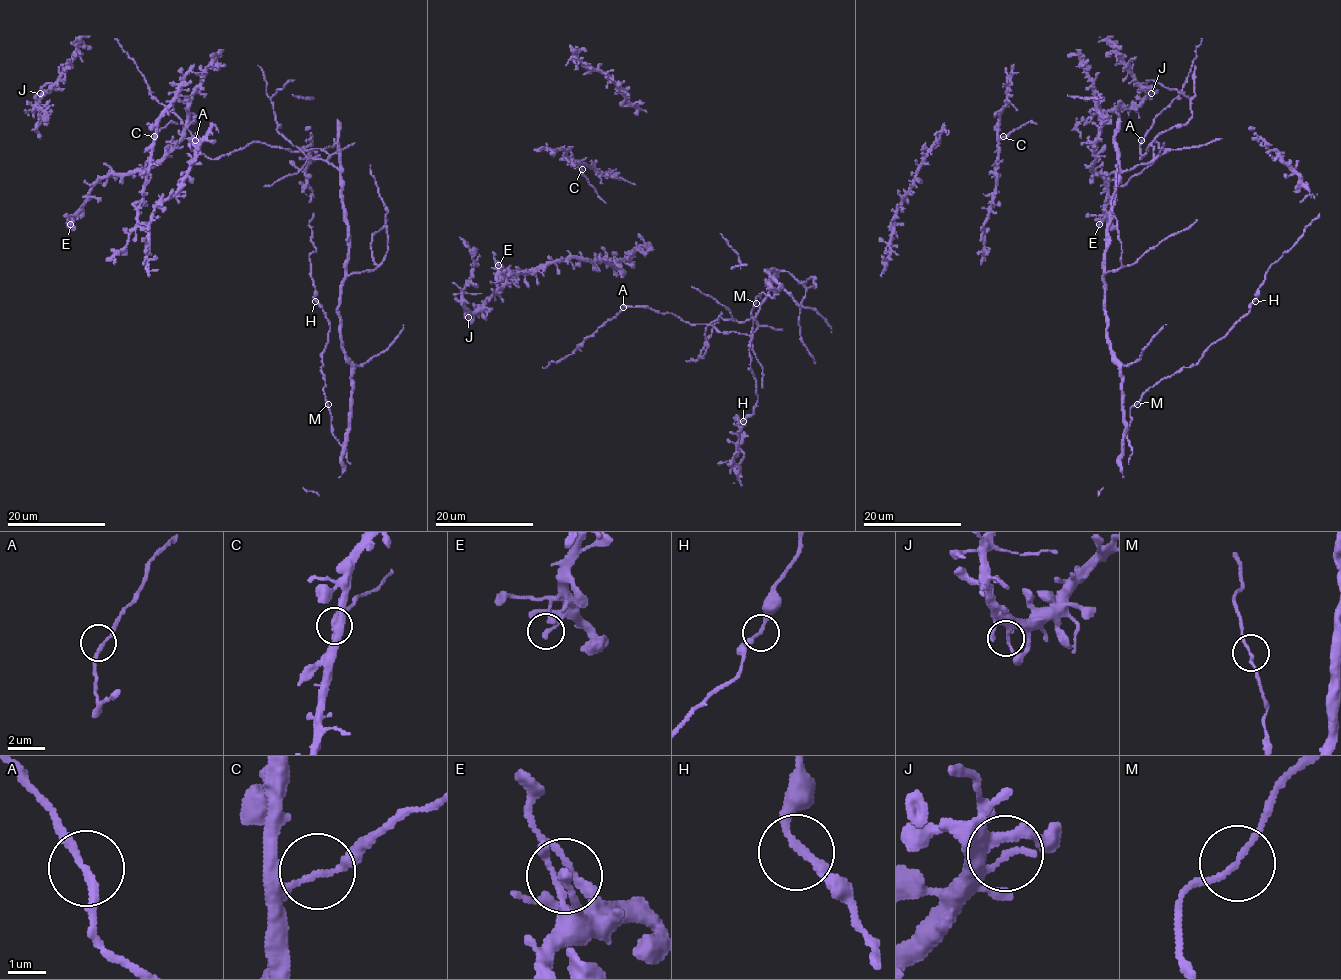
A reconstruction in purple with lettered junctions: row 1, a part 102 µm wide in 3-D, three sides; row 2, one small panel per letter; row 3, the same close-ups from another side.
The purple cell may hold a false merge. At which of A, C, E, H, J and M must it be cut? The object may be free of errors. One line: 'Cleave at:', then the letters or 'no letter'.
Cleave at: C

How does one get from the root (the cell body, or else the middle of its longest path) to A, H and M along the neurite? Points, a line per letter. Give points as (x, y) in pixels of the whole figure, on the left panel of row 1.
A: (343, 205), (341, 172), (321, 148), (291, 152), (253, 142), (210, 159), (196, 148), (195, 140)
H: (343, 205), (348, 263), (337, 315), (352, 414), (342, 447), (321, 370), (330, 323), (315, 301)
M: (343, 205), (348, 263), (337, 315), (351, 365), (352, 414), (342, 447), (332, 432), (327, 404)

